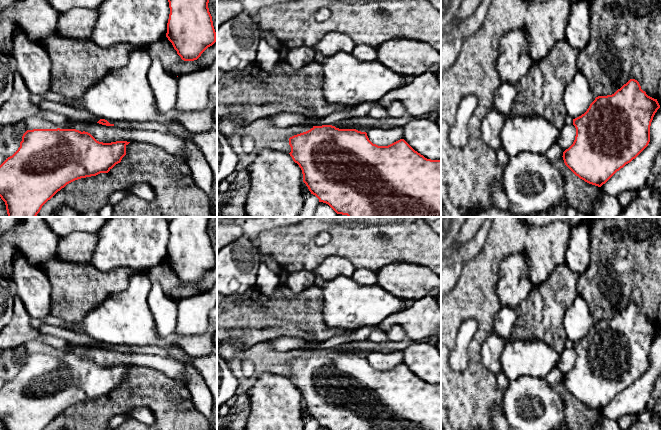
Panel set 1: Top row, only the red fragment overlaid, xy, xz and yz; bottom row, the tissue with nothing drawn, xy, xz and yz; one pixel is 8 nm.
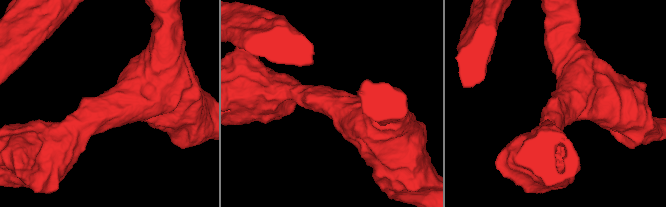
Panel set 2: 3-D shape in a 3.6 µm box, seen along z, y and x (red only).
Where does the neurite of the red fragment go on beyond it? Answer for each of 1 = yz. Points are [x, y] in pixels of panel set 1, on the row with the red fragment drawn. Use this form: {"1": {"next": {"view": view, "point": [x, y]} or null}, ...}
{"1": {"next": null}}

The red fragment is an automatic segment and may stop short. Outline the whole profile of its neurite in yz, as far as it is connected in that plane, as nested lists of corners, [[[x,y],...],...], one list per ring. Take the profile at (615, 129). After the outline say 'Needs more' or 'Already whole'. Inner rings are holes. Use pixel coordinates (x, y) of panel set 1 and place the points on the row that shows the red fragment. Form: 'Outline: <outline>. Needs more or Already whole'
Outline: [[[630,79],[612,95],[596,97],[584,114],[573,119],[576,136],[573,144],[563,152],[565,165],[580,179],[601,187],[648,146],[651,122],[659,108],[657,99],[648,96],[635,79]]]. Already whole

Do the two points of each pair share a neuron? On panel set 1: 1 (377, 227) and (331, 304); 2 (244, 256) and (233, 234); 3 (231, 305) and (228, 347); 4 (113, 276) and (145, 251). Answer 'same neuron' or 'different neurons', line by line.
1: different neurons
2: different neurons
3: different neurons
4: different neurons

